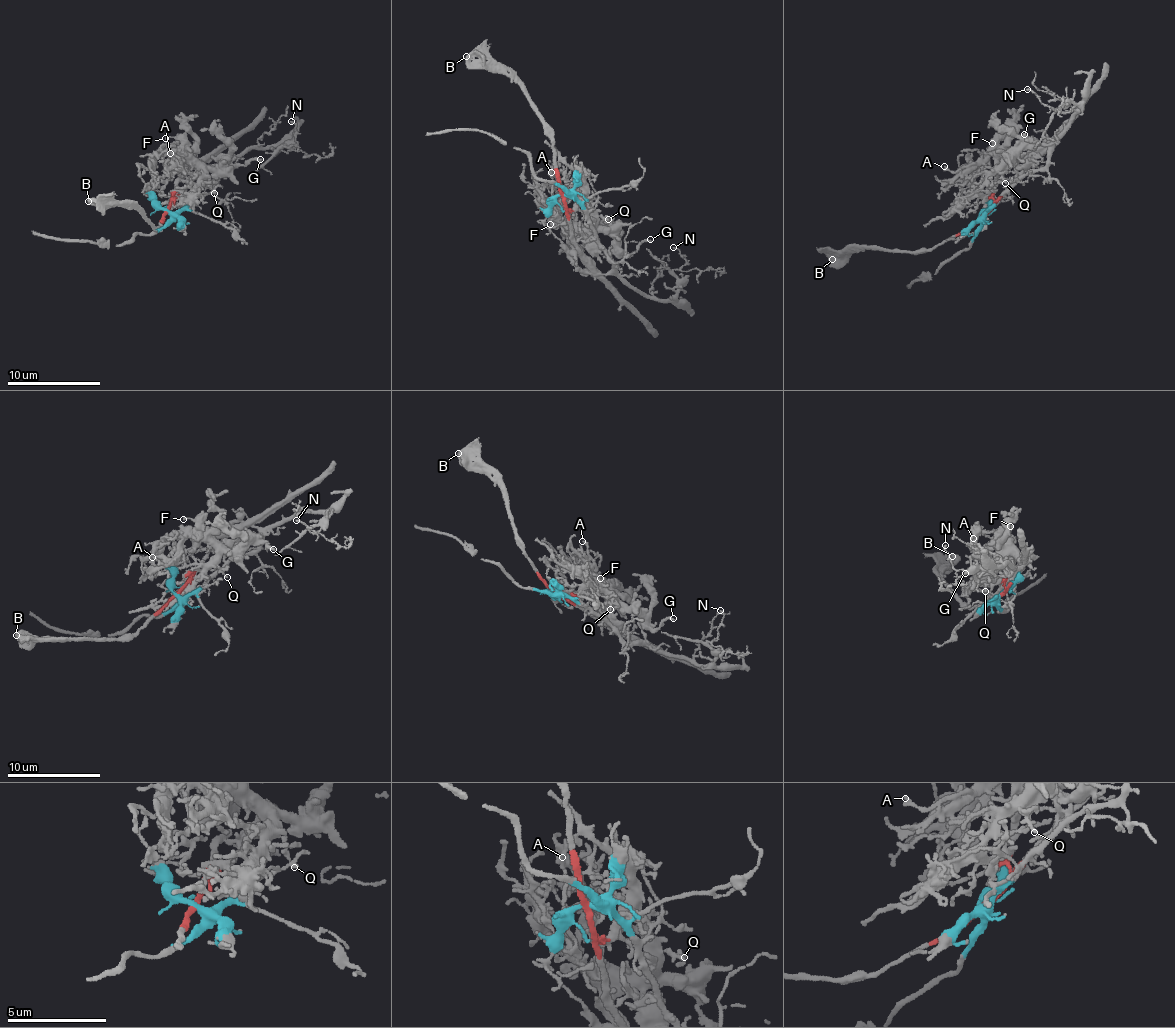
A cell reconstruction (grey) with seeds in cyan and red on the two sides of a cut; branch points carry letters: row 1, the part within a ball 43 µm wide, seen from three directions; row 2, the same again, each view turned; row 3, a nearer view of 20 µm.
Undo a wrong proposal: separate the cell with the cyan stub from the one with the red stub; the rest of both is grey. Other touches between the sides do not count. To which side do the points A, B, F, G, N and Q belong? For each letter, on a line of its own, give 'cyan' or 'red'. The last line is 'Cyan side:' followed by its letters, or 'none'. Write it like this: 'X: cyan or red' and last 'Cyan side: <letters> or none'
A: red
B: red
F: red
G: red
N: cyan
Q: red
Cyan side: N

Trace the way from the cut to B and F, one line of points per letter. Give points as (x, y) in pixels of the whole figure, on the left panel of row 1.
B: (167, 210), (158, 229), (146, 215), (133, 208), (88, 201)
F: (167, 210), (188, 186), (192, 175), (181, 164), (181, 141), (164, 138)

